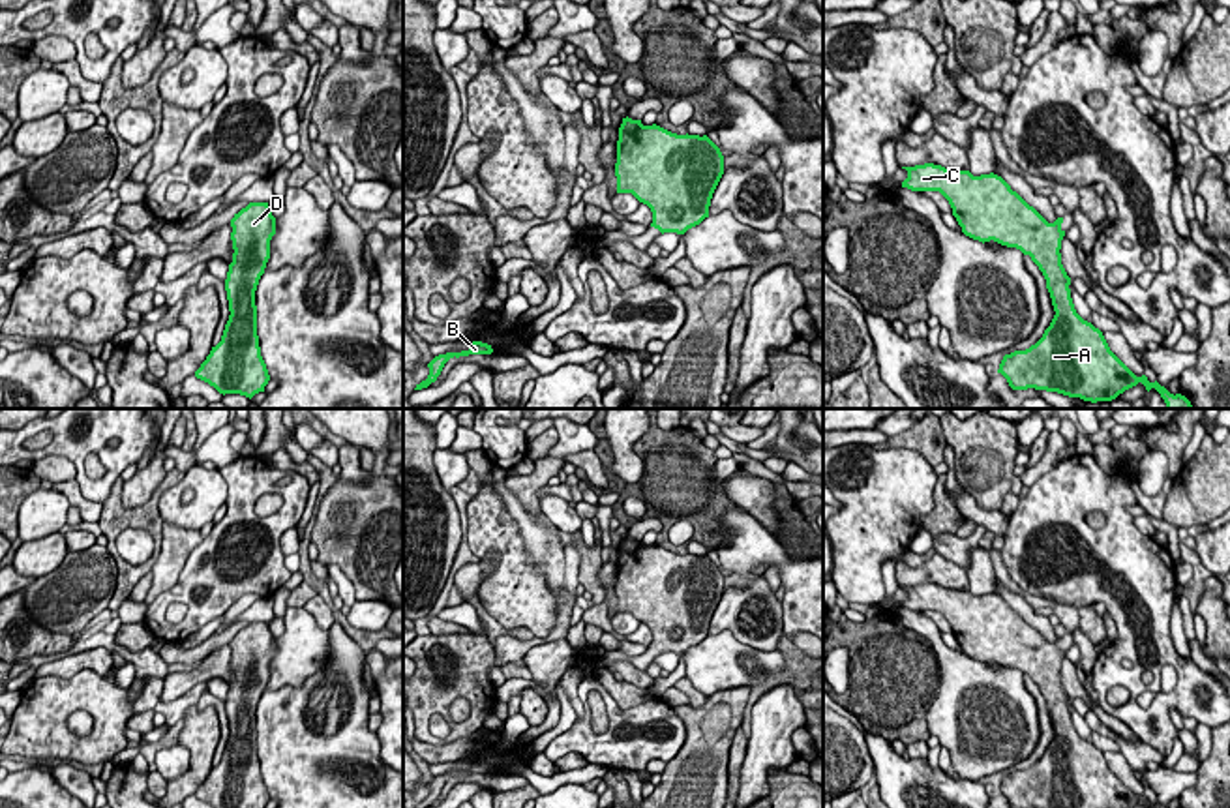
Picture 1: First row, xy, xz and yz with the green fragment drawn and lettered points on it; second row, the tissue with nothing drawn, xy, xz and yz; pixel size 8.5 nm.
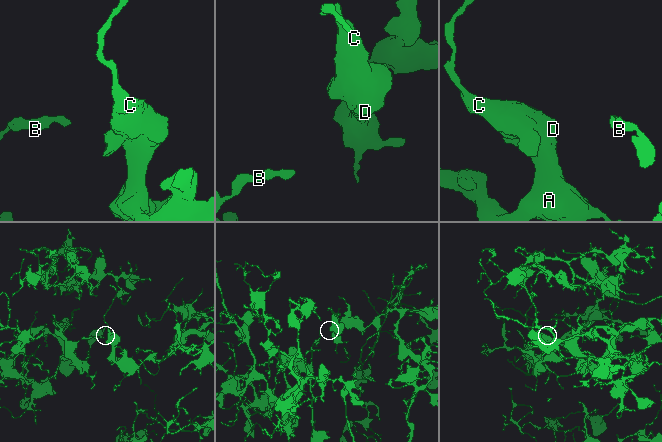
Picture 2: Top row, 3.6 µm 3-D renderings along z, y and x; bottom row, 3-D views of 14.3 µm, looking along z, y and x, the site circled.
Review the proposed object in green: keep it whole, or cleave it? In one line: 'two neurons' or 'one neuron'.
one neuron

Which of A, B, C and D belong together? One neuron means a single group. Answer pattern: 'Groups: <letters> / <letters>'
Groups: A B C D

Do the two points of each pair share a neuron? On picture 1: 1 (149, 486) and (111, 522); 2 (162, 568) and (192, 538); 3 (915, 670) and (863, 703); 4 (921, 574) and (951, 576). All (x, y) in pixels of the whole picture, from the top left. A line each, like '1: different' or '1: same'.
1: different
2: same
3: same
4: same

